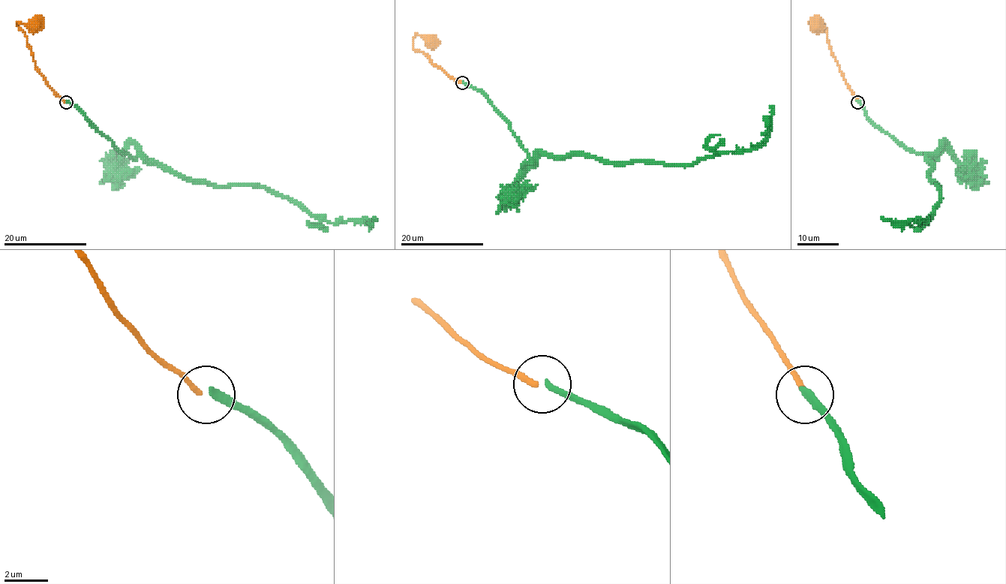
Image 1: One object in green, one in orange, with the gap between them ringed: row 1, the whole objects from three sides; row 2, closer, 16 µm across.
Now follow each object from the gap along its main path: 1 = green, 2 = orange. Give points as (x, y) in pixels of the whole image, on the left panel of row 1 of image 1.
1: (67, 102), (130, 158), (132, 143), (145, 158), (184, 176), (271, 189), (334, 223), (373, 217)
2: (64, 102), (49, 86), (36, 67), (26, 35), (17, 25), (17, 22), (34, 23)

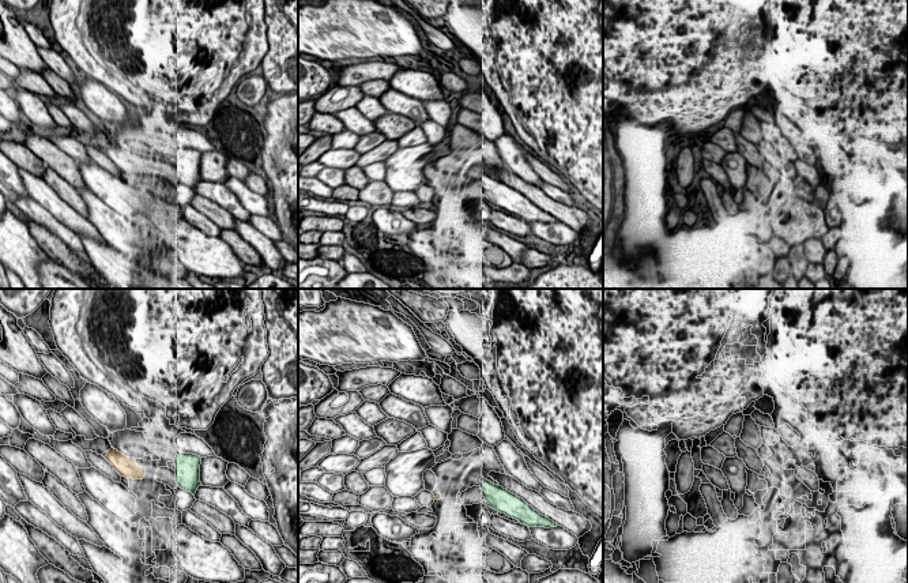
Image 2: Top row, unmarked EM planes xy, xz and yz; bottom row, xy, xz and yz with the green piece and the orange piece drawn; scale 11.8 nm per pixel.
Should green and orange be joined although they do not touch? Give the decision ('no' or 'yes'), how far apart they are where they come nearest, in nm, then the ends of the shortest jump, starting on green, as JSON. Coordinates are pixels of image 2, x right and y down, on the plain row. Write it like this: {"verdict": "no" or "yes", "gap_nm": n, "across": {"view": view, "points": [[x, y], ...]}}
{"verdict": "no", "gap_nm": 360, "across": {"view": "xy", "points": [[174, 158], [144, 164]]}}

